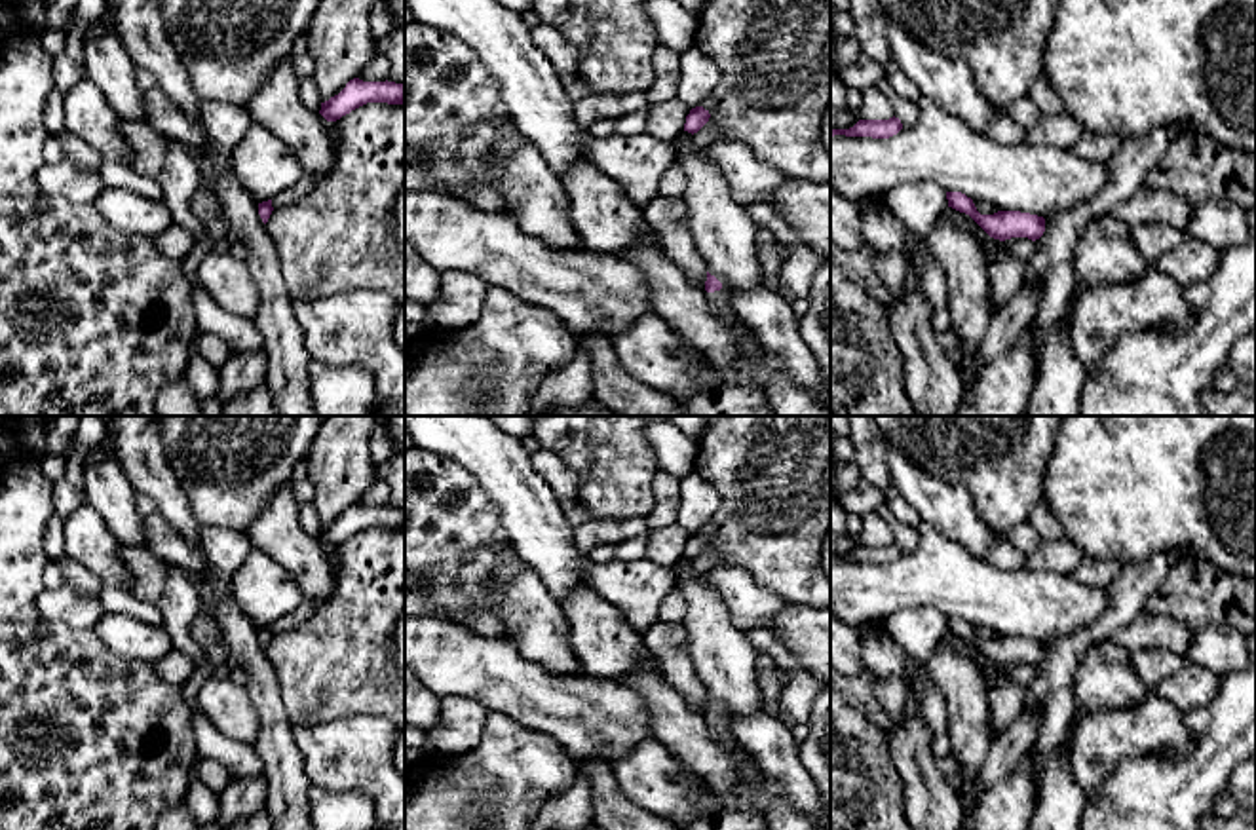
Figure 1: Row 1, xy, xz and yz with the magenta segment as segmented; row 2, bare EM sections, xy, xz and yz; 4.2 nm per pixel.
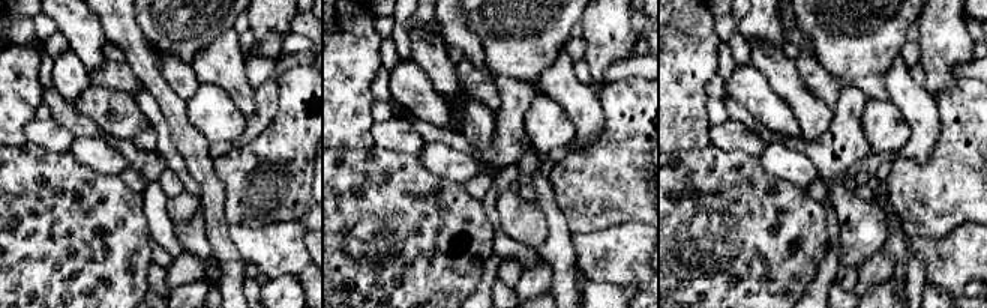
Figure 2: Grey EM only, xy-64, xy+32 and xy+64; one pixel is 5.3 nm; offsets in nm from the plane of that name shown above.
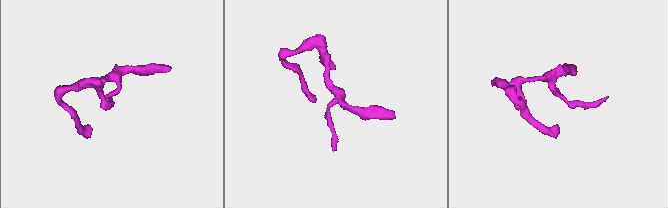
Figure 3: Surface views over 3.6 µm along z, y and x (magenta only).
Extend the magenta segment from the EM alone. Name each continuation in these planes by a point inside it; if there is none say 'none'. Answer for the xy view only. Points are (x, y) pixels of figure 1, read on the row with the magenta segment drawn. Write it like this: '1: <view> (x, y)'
none

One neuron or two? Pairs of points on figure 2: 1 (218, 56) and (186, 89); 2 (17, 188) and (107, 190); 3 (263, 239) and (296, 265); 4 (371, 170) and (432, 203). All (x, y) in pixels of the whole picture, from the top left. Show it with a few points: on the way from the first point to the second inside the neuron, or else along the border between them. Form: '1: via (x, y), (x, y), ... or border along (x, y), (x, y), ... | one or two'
1: border along (191, 63), (195, 77), (201, 83) | two
2: via (39, 188), (75, 187), (84, 190) | one
3: via (270, 247), (281, 250), (288, 257) | one
4: via (386, 185), (404, 203), (417, 203) | one

